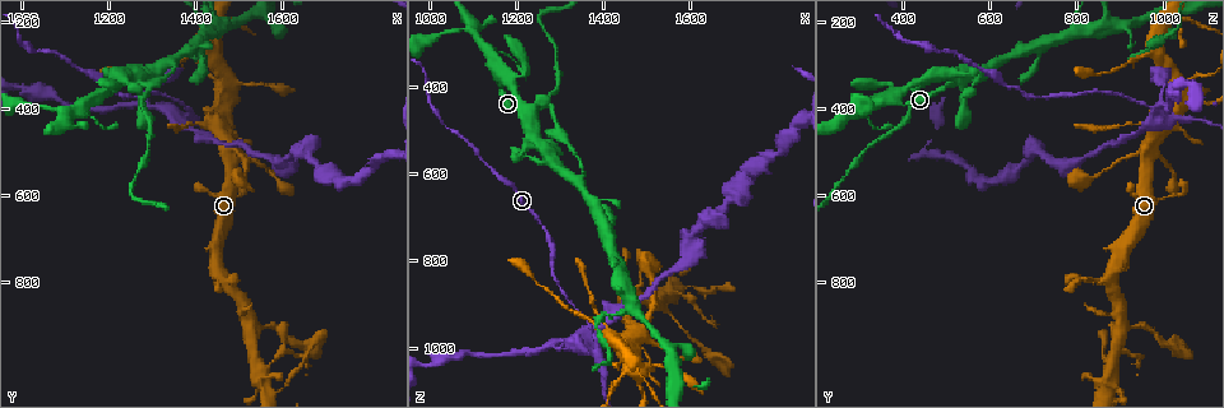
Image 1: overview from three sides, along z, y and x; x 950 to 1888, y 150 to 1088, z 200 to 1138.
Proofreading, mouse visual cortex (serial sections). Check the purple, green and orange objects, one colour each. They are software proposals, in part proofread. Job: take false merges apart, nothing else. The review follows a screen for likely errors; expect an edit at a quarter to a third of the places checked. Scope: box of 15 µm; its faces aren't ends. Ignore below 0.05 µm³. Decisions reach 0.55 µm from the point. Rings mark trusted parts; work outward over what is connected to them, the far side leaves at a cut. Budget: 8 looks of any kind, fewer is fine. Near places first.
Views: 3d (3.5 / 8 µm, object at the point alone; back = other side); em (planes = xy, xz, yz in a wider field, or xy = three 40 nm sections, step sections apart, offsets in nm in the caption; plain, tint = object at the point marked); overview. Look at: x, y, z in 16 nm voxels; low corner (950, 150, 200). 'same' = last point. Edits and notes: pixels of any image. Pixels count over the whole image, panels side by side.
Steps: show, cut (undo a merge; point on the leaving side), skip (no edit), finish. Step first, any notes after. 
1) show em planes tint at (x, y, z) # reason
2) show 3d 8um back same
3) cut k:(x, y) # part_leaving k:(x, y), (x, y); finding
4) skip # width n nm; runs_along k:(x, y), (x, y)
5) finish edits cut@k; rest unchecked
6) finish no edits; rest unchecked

show 3d 3.5um at (1460, 355, 1045) # small branch off a trunk

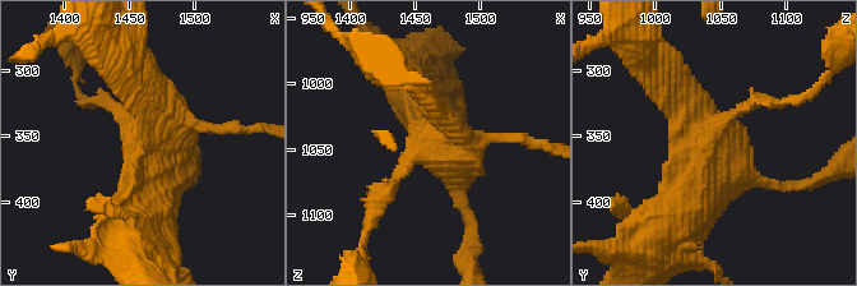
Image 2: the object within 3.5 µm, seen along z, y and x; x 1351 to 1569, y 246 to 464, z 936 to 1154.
show em xy step 5 tint at (1468, 356, 1042) # shape alone is not enough

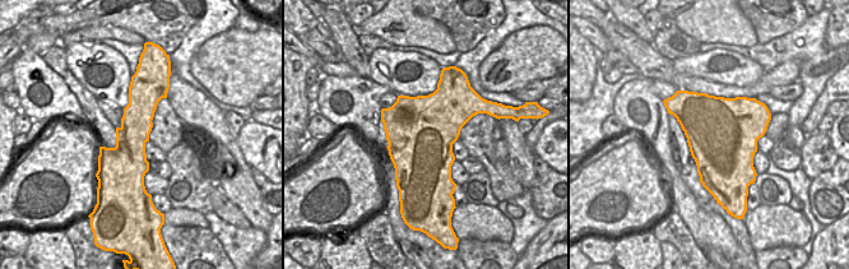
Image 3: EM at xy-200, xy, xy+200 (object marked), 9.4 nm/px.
skip # runs_along 2:(680, 217), (712, 132), (670, 81); continuous, no second cell

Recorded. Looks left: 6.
show 3d 3.5um at (1365, 435, 1000) # four arms meet

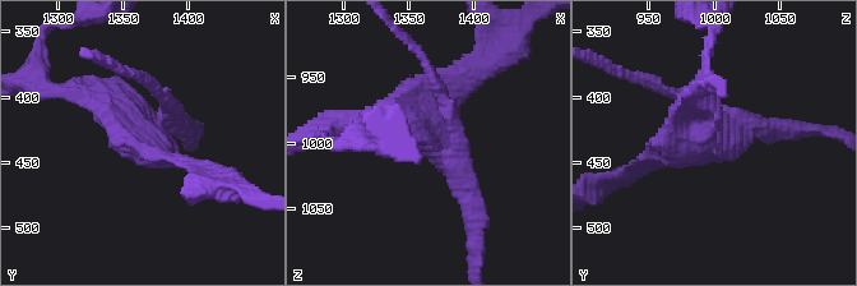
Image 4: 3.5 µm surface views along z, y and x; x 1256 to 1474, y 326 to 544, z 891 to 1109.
show em xy step 3 tint at (1372, 432, 998) # need the tissue

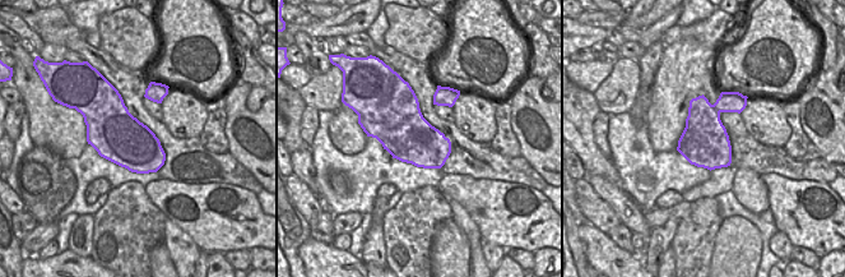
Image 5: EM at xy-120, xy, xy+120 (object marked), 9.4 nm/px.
cut 4:(718, 152) # part_leaving 4:(725, 118), (709, 144), (640, 164); two cells meet here

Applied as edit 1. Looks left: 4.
show overview

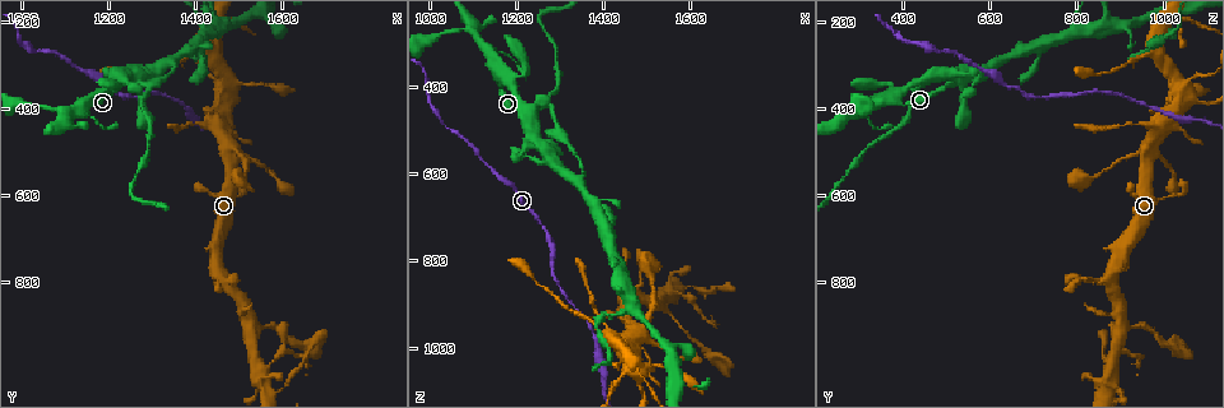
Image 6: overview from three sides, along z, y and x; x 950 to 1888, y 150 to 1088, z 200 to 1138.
show 3d 3.5um at (1160, 380, 375) # thin arm on a thick one

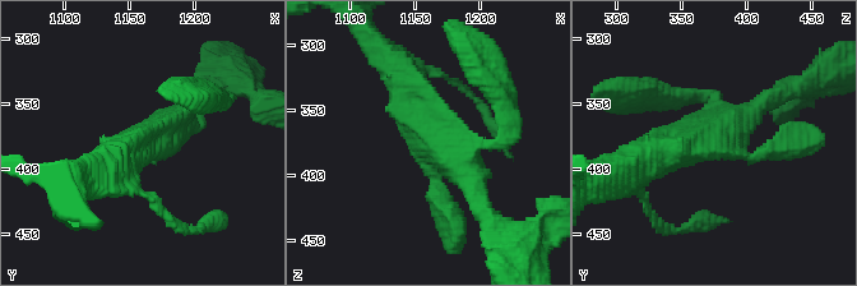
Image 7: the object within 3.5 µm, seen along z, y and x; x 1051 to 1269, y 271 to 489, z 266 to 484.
show em xy step 5 tint at (1164, 378, 368) # arms 4; arm_widths 150, 250, 350, 450 nm

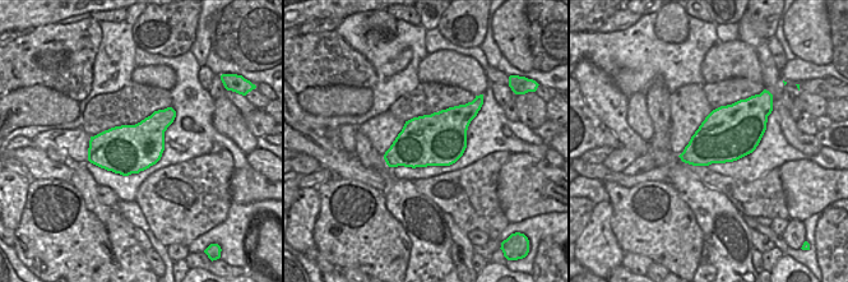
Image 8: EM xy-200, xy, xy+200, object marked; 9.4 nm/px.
skip # one cell here

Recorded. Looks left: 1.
finish edits cut@4; rest unchecked

